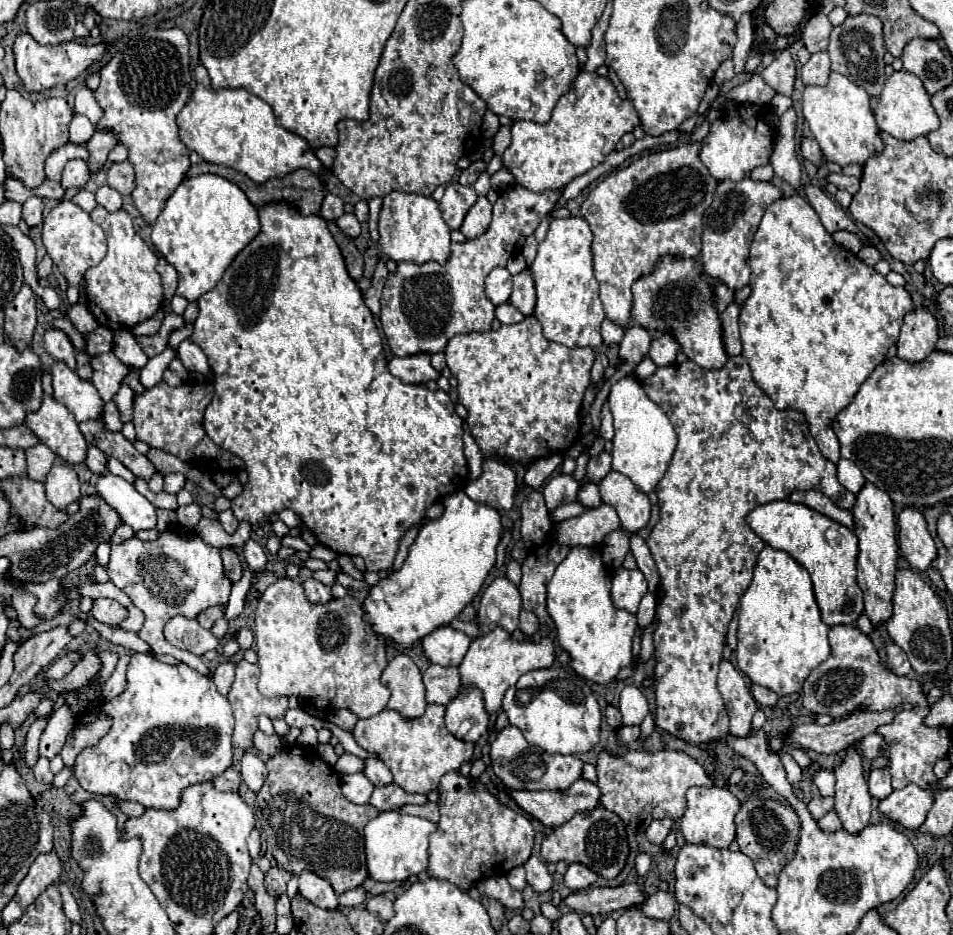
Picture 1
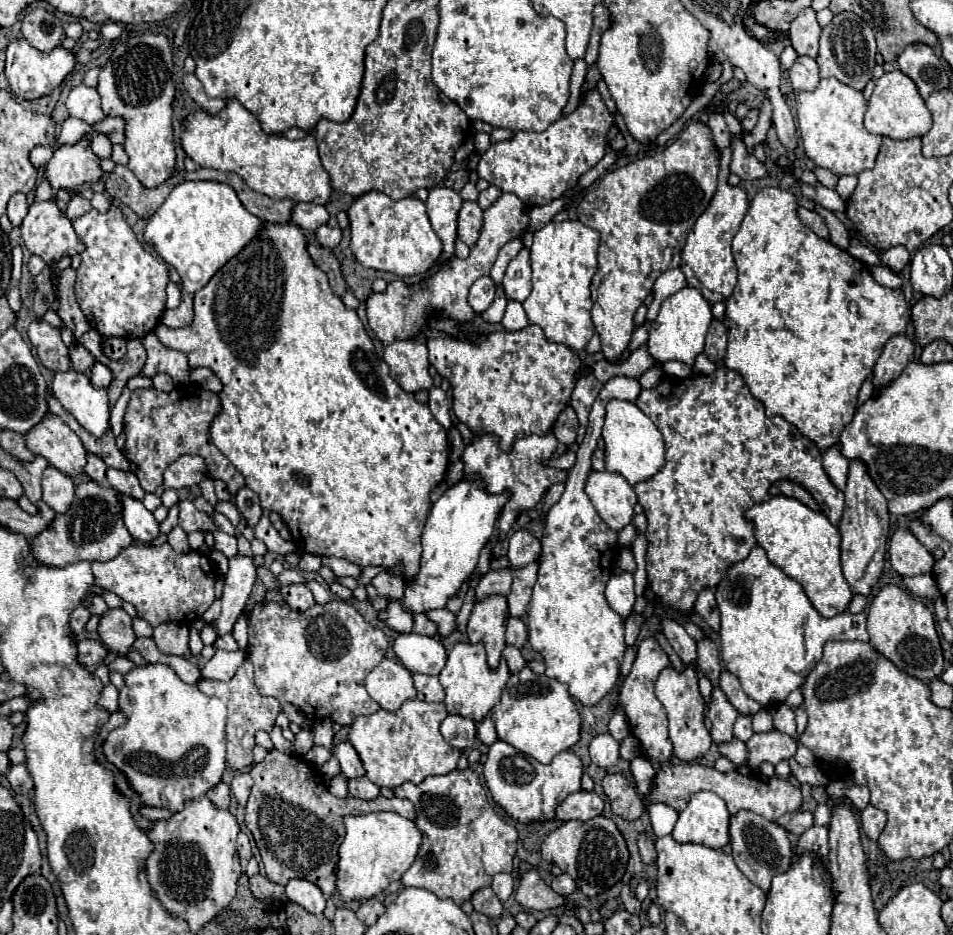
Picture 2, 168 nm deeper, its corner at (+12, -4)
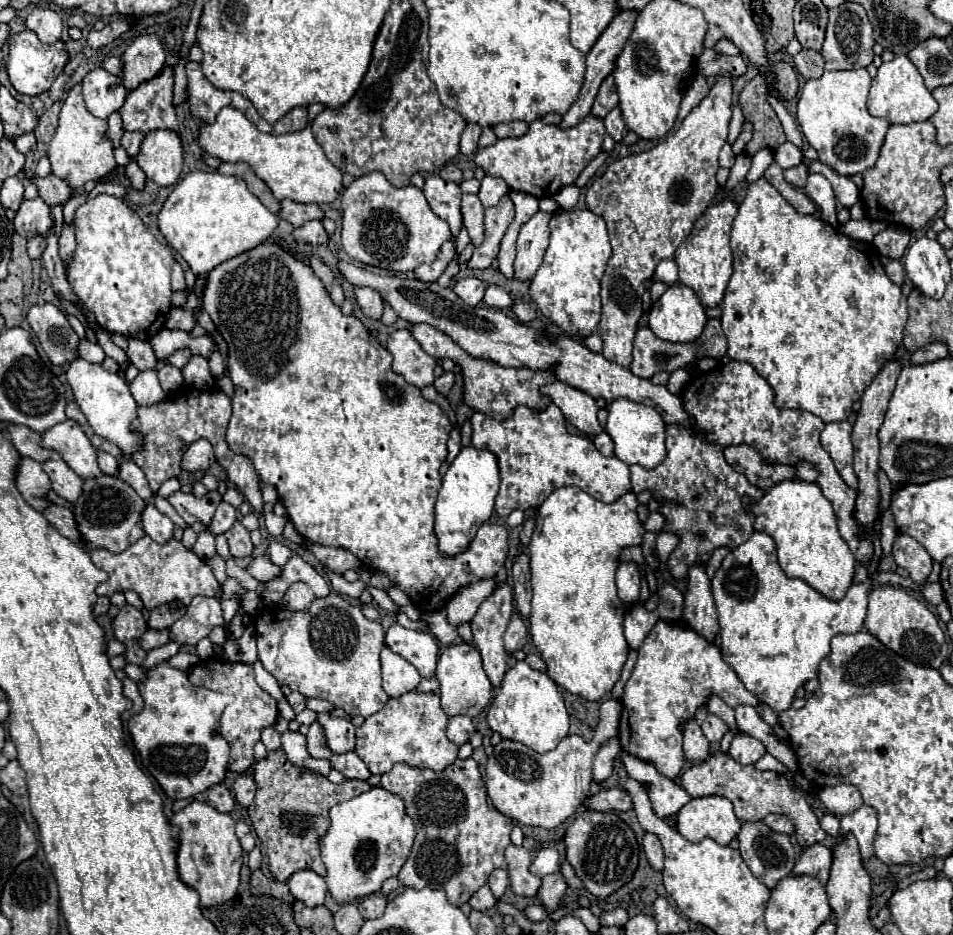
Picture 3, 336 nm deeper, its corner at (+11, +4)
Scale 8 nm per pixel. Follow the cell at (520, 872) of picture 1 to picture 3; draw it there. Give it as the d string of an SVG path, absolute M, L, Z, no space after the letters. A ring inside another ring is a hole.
M494 869L492 875L490 875L490 879L488 879L488 885L490 885L494 897L500 899L500 897L504 895L506 887L508 887L508 871L504 871L504 869Z

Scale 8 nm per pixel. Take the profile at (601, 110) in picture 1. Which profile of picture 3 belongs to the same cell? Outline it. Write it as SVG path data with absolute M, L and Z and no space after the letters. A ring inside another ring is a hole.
M588 115L570 129L560 129L558 125L546 125L540 119L532 121L522 137L498 139L494 145L478 149L474 163L484 169L486 175L502 177L512 191L524 191L538 199L556 195L562 187L574 183L580 171L602 151L606 129L604 121Z

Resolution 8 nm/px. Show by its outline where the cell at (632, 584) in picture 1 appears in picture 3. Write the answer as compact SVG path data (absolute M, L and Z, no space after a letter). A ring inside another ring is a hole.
M620 563L616 571L618 597L624 603L638 603L640 597L640 573L636 563Z

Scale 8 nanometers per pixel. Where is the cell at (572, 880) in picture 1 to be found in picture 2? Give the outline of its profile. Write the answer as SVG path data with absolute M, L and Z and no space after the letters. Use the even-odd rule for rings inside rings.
M563 873L563 875L559 875L559 877L553 877L553 881L551 881L551 889L553 889L555 893L567 897L567 895L571 895L577 887L575 887L573 879L569 879L569 875Z

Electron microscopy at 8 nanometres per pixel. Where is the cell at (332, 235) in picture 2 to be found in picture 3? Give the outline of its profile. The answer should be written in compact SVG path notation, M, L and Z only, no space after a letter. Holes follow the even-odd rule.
M310 221L294 231L294 239L300 243L320 245L320 243L328 243L328 233L322 227L322 221Z

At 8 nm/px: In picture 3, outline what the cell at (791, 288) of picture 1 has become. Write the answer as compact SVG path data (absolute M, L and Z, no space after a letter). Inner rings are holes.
M762 177L754 183L750 183L746 191L746 199L738 207L738 215L732 225L732 239L730 247L734 253L734 273L730 277L724 301L722 301L722 329L728 339L728 357L736 361L746 361L750 363L758 375L762 375L770 387L774 389L774 405L776 407L786 407L786 409L802 409L818 415L824 423L834 423L834 421L846 421L848 415L852 413L852 403L860 399L864 389L872 383L874 375L880 371L886 359L890 359L896 353L896 347L902 341L902 331L908 319L908 307L906 307L906 297L902 295L900 287L892 283L880 263L880 255L872 243L862 243L846 237L842 231L830 227L816 215L800 215L796 209Z

